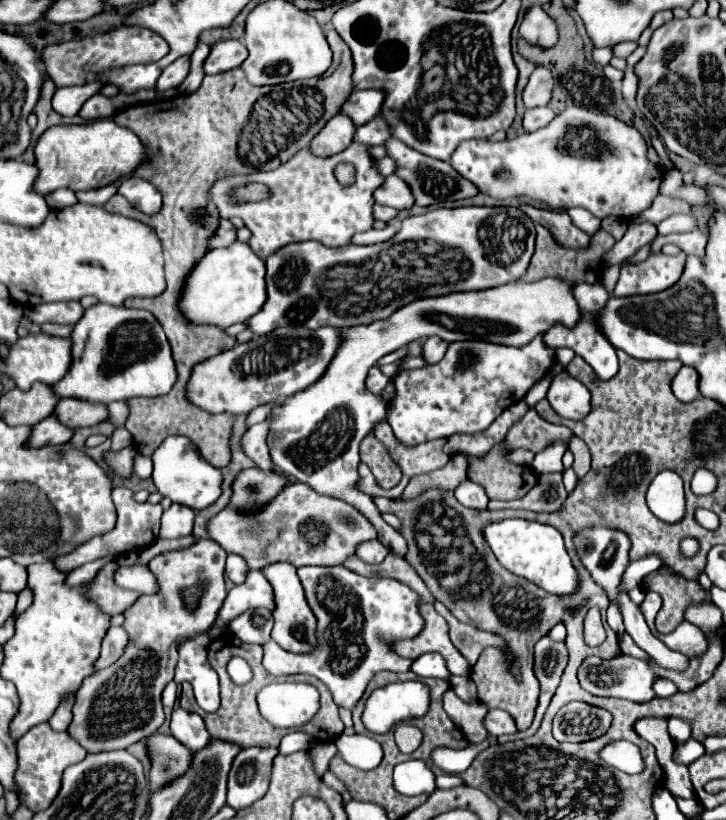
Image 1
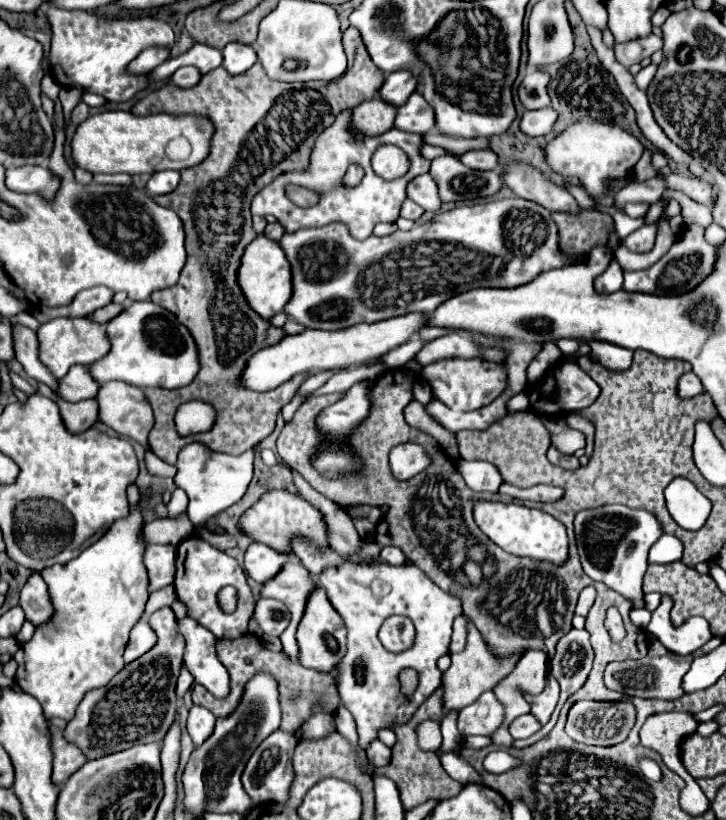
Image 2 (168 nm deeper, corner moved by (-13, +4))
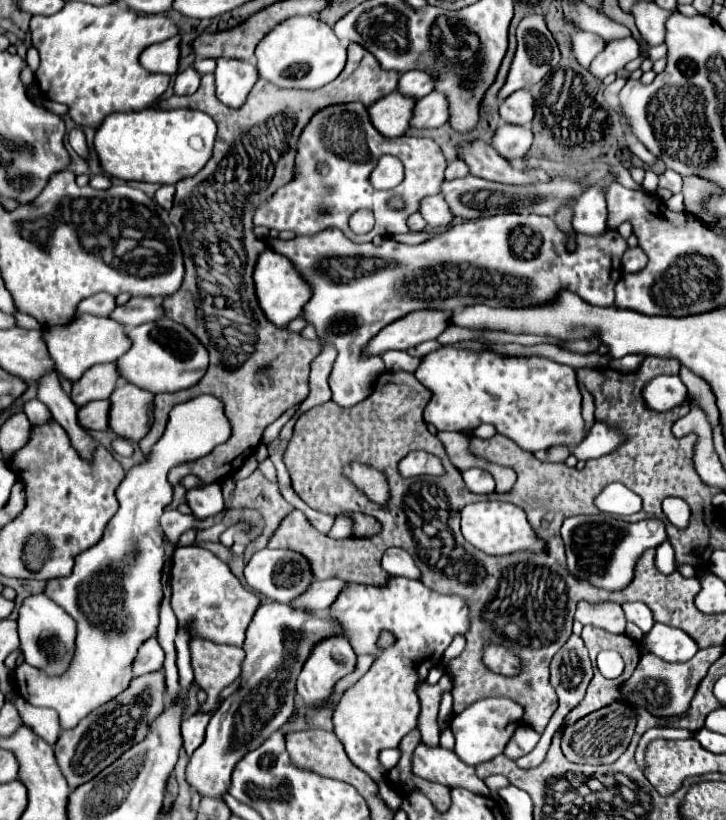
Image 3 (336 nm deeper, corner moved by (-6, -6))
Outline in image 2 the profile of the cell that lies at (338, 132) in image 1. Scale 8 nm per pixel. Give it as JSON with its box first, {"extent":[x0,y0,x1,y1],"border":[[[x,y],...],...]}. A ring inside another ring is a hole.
{"extent":[354,96,396,136],"border":[[[380,96],[366,100],[358,108],[354,108],[354,128],[356,132],[364,132],[364,136],[384,134],[394,128],[396,106],[384,102]]]}

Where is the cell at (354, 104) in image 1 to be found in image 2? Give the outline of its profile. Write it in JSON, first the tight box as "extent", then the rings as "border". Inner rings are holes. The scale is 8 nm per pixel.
{"extent":[380,70,416,106],"border":[[[400,70],[400,72],[392,72],[388,74],[384,86],[380,88],[380,96],[384,100],[388,100],[390,104],[396,104],[396,106],[402,106],[410,94],[416,90],[416,76],[408,70]]]}

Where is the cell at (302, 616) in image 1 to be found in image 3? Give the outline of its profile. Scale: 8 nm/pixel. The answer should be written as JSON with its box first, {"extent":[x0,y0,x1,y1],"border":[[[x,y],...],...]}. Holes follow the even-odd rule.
{"extent":[297,636,355,708],"border":[[[333,636],[317,642],[297,678],[297,692],[303,702],[313,708],[329,696],[337,680],[349,674],[355,666],[355,652],[345,636]]]}

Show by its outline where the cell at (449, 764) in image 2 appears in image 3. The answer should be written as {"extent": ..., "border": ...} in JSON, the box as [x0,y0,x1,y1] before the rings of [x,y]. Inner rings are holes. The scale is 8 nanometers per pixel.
{"extent":[413,744,489,796],"border":[[[419,744],[413,754],[413,772],[429,782],[437,782],[447,788],[465,788],[481,796],[489,794],[483,780],[477,778],[475,768],[461,762],[455,752],[441,746],[429,748]]]}

